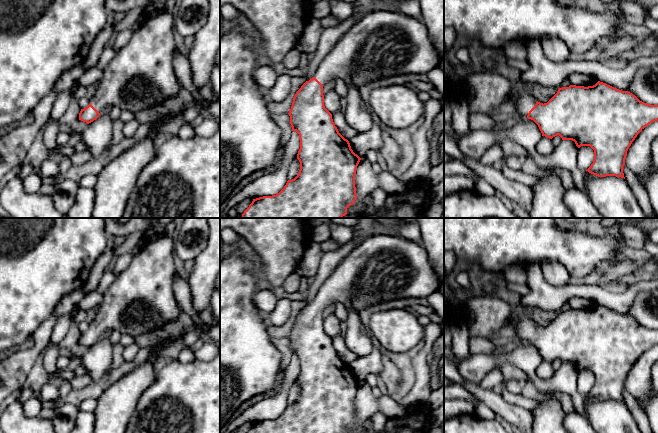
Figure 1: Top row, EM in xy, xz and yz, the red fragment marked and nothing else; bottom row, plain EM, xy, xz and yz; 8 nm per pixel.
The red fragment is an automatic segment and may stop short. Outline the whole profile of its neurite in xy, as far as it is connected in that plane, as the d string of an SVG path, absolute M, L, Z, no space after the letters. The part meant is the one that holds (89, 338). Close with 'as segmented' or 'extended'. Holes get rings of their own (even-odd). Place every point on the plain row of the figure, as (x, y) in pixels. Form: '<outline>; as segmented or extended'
M162 234L146 239L141 250L133 256L129 266L117 275L104 294L96 318L90 328L81 333L79 344L87 348L96 344L108 330L129 334L133 338L158 329L167 322L183 317L175 299L173 282L178 275L174 261L174 237Z; extended

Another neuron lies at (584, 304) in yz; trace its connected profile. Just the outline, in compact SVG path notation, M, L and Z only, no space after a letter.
M571 298L567 303L570 305L571 309L584 311L593 310L598 306L593 300L586 298Z

